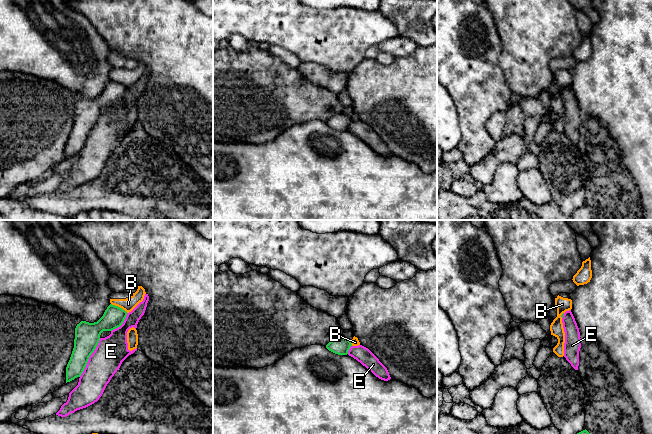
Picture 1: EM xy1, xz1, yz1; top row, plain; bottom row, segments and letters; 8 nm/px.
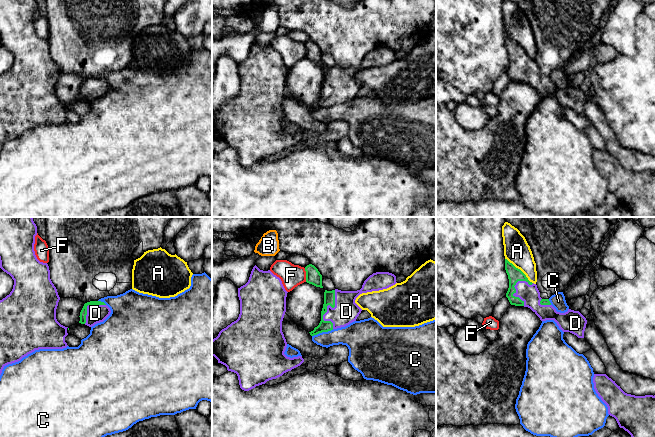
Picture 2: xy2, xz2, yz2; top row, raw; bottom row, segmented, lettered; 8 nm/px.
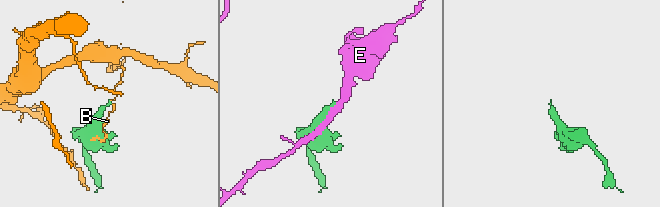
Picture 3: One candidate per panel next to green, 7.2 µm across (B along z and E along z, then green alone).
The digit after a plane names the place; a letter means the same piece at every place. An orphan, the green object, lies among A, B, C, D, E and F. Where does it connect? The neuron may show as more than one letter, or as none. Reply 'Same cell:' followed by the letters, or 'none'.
Same cell: D

